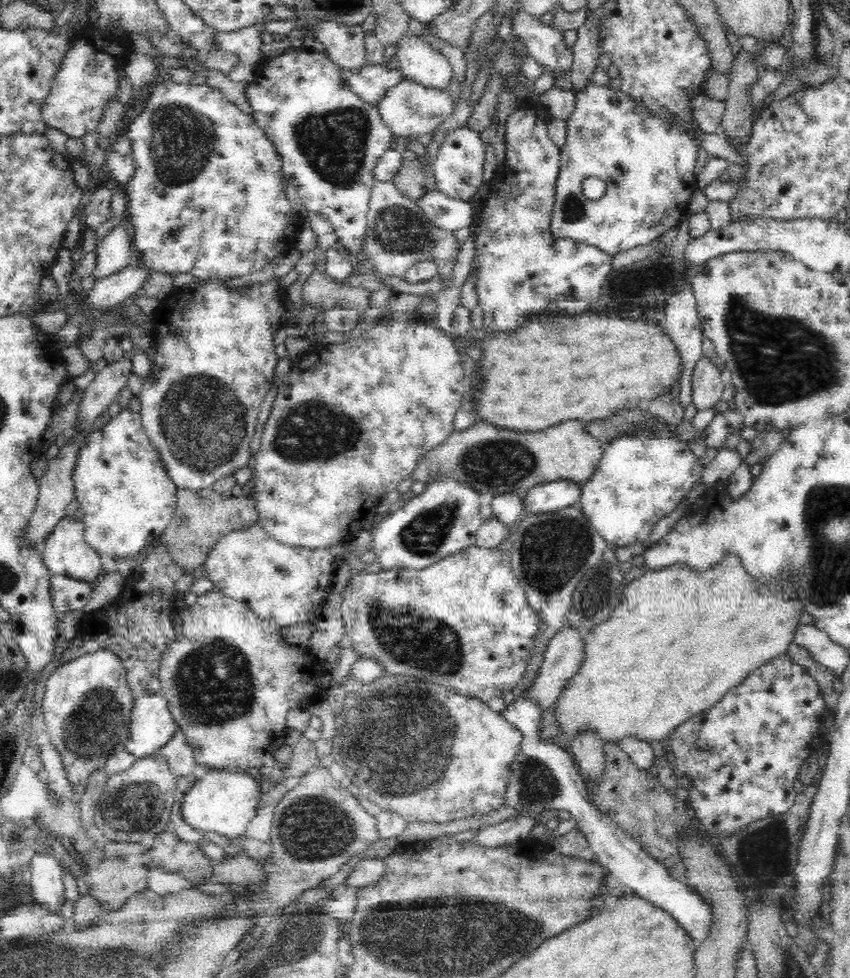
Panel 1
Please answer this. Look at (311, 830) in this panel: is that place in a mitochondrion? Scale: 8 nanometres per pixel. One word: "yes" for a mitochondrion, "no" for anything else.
yes

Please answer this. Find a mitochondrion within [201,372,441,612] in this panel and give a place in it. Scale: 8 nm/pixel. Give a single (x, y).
(324, 432)

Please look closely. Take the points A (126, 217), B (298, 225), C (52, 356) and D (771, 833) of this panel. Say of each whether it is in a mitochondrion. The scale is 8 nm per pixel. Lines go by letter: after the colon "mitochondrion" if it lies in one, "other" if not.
A: other
B: other
C: other
D: mitochondrion

